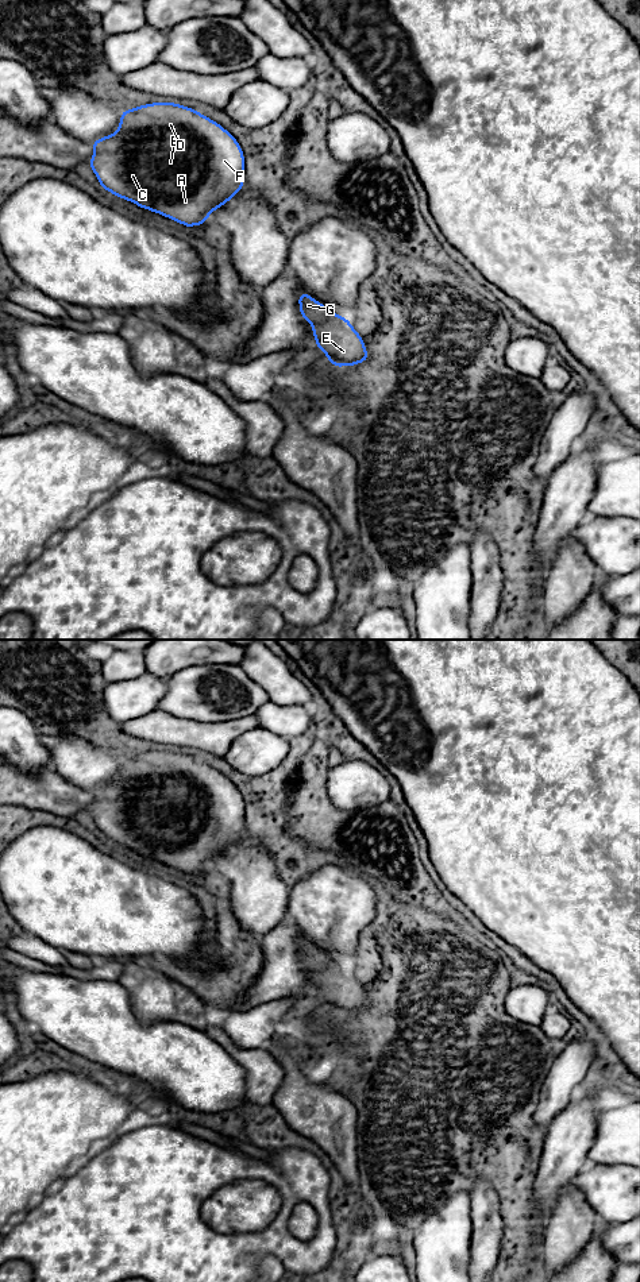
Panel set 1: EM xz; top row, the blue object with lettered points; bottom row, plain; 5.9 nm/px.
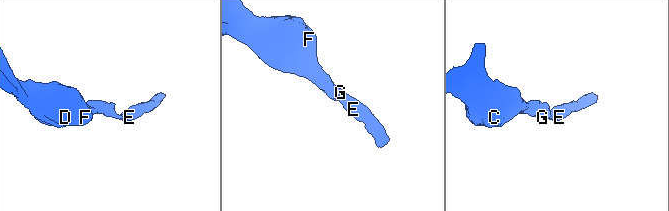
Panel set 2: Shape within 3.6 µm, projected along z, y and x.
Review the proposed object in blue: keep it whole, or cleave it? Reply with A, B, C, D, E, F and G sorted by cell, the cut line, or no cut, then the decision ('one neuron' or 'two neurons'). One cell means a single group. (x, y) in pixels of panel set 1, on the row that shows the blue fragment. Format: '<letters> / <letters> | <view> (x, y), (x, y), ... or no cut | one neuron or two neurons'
A B C D E F G | no cut | one neuron

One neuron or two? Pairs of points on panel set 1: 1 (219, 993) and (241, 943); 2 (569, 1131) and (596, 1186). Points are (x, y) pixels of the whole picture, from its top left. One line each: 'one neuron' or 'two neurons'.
1: one neuron
2: two neurons

